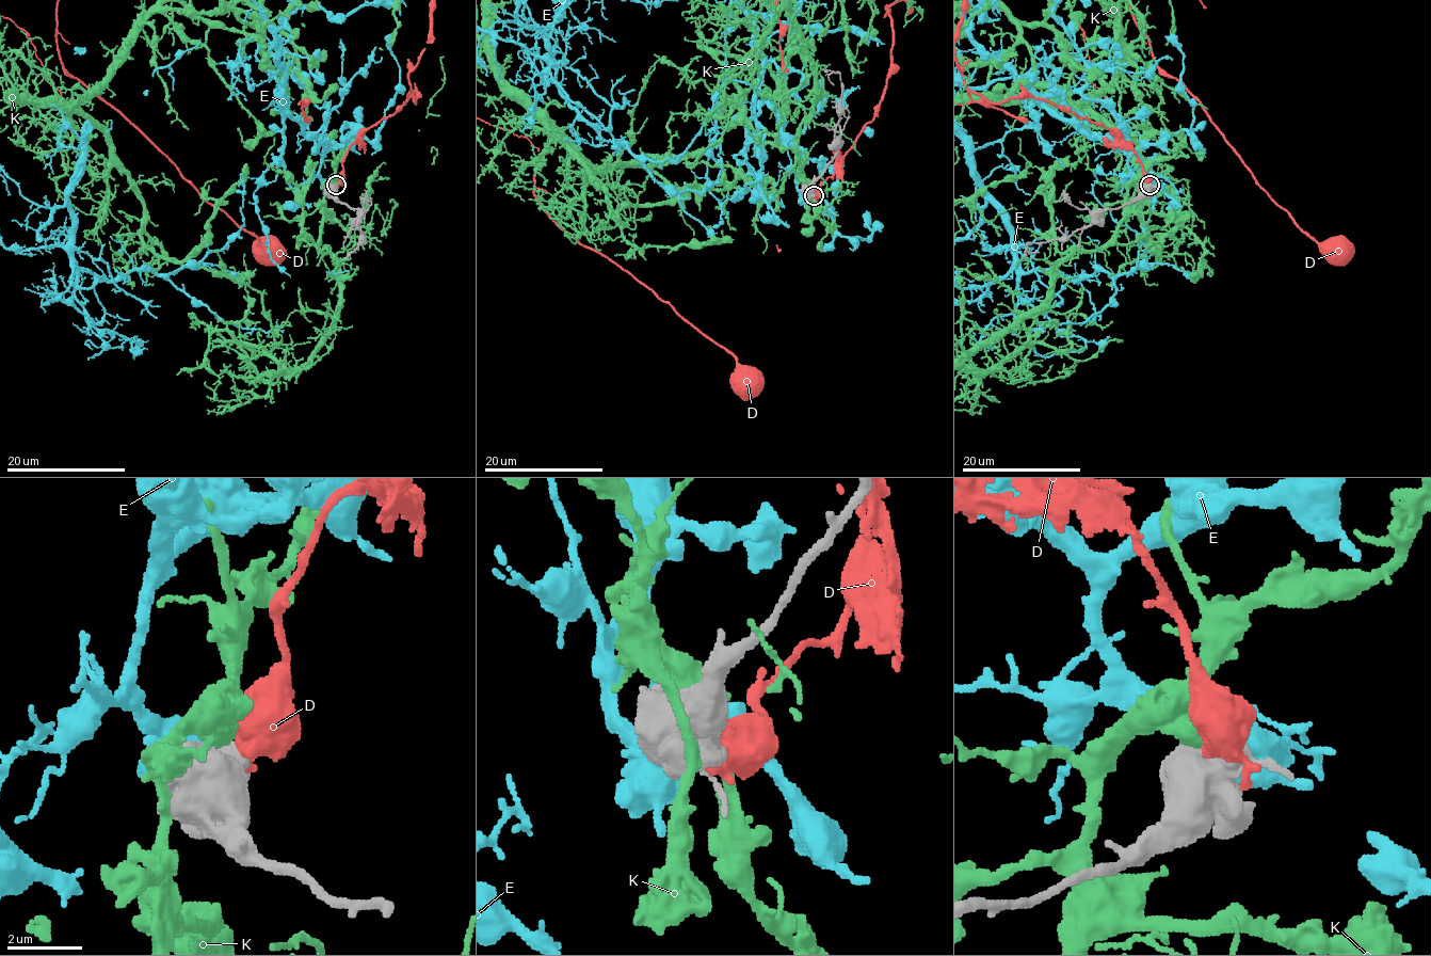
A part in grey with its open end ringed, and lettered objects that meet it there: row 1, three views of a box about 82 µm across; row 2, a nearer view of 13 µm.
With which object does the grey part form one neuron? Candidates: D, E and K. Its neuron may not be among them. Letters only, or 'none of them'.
D

